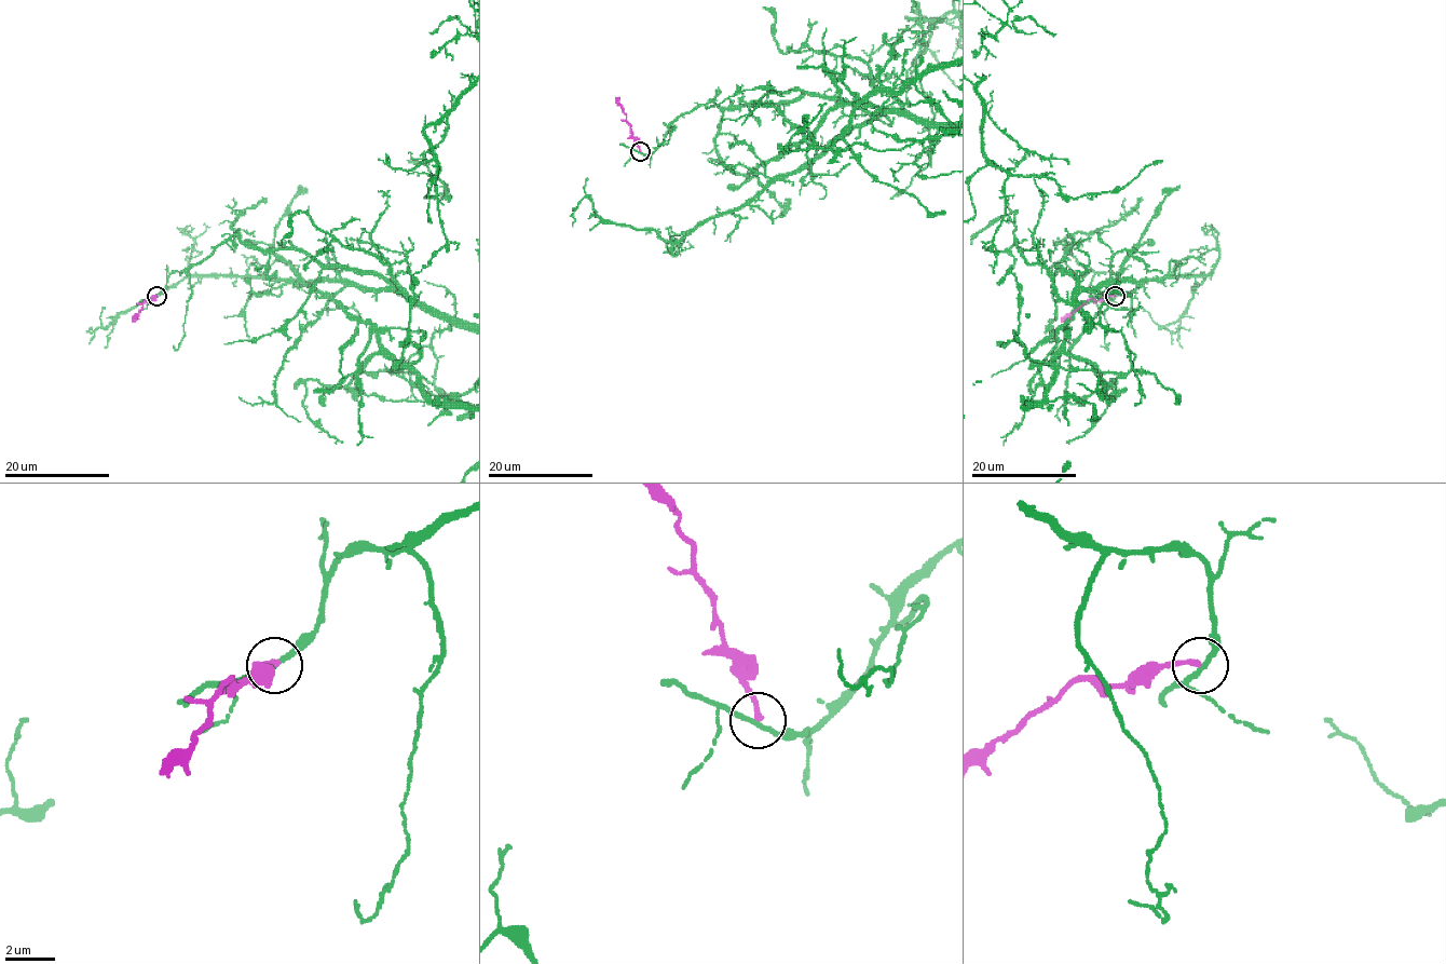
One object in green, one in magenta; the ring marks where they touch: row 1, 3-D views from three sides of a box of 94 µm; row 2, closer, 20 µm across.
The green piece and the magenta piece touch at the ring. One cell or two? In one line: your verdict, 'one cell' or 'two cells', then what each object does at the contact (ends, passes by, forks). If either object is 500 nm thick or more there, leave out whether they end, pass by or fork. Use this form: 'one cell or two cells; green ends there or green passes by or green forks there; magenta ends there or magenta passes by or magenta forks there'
two cells; green passes by; magenta ends there

